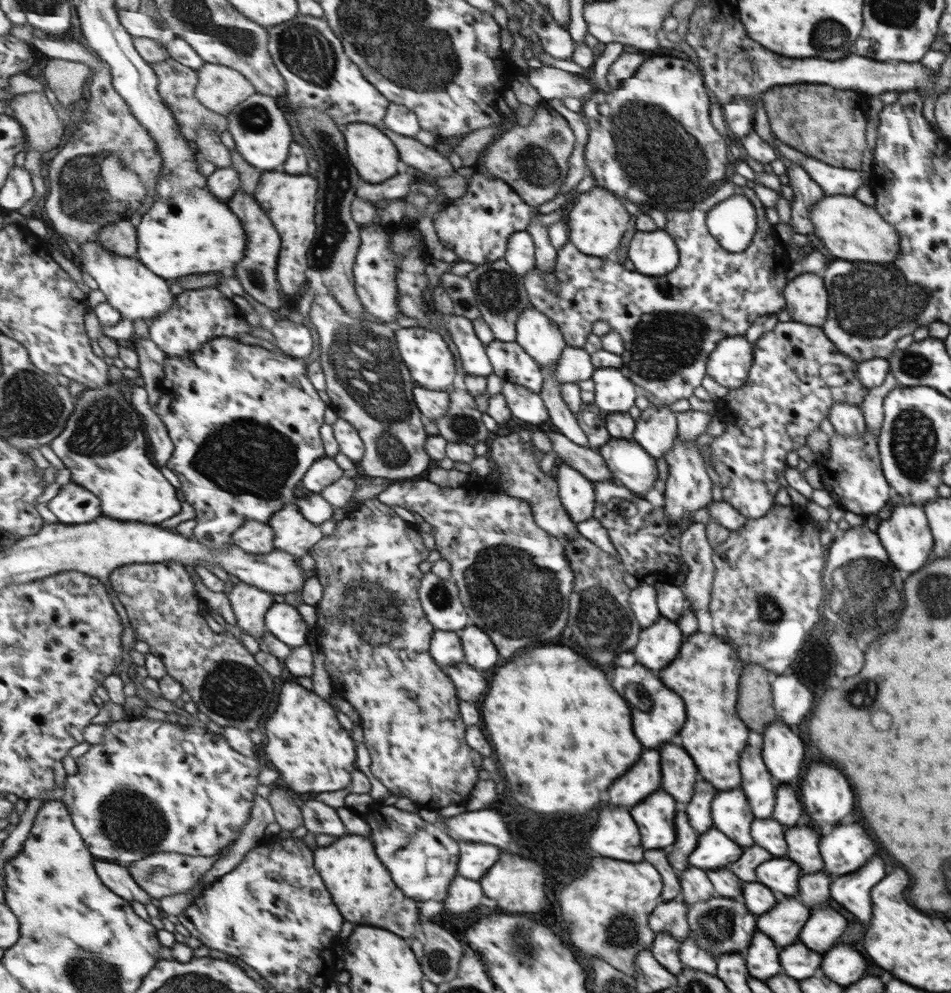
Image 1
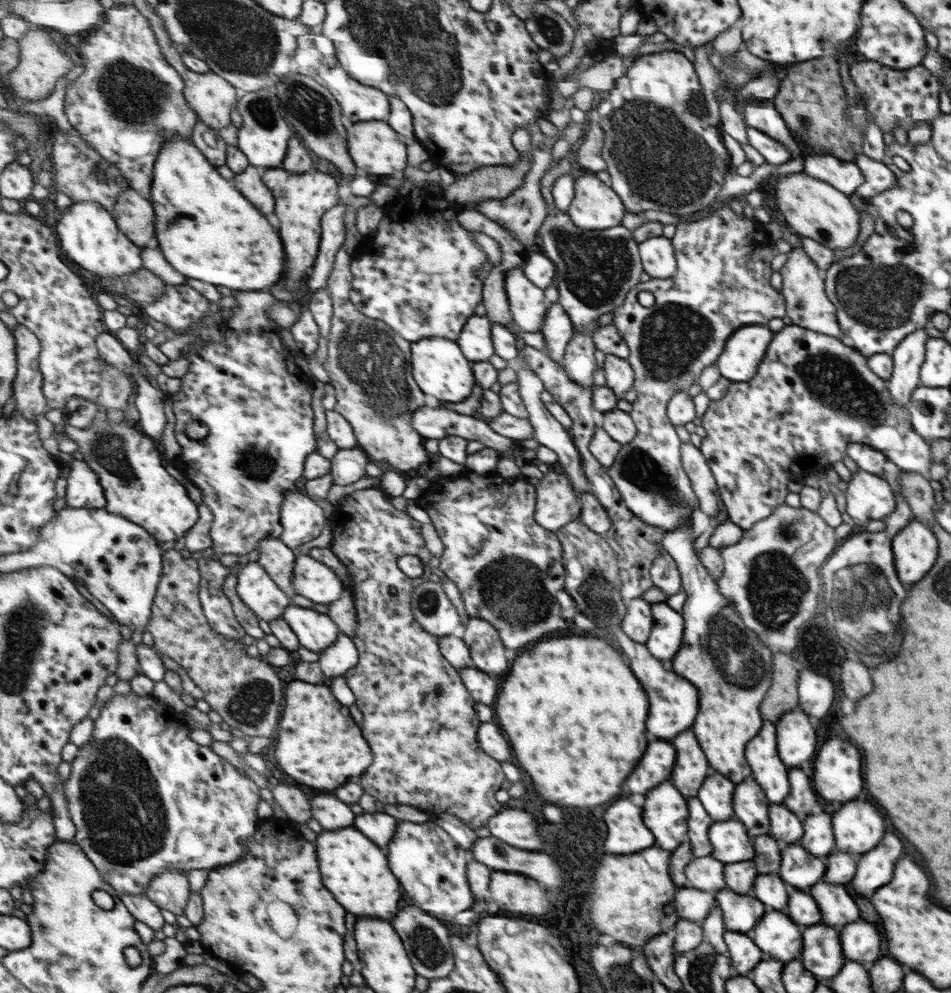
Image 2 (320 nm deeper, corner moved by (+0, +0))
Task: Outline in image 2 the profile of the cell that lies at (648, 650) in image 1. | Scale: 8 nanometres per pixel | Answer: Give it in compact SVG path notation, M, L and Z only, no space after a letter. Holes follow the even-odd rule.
M665 602L652 603L649 609L655 626L644 645L657 660L672 659L681 646L683 617Z

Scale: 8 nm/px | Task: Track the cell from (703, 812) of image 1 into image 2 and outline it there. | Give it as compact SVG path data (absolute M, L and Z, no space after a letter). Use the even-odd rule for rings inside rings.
M713 772L705 784L701 784L701 792L697 792L697 800L701 802L705 812L715 822L733 818L735 810L732 808L732 795L735 785L728 777Z

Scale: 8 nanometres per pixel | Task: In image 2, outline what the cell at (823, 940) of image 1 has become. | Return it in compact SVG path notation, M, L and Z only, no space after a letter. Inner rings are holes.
M813 884L807 893L815 900L821 914L820 922L829 926L843 926L857 920L857 906L845 890L845 884Z

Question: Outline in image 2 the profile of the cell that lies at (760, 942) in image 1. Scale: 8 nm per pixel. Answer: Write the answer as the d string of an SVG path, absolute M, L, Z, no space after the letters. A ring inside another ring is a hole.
M781 911L764 913L748 937L762 952L763 958L779 960L781 964L800 959L803 954L802 928Z

